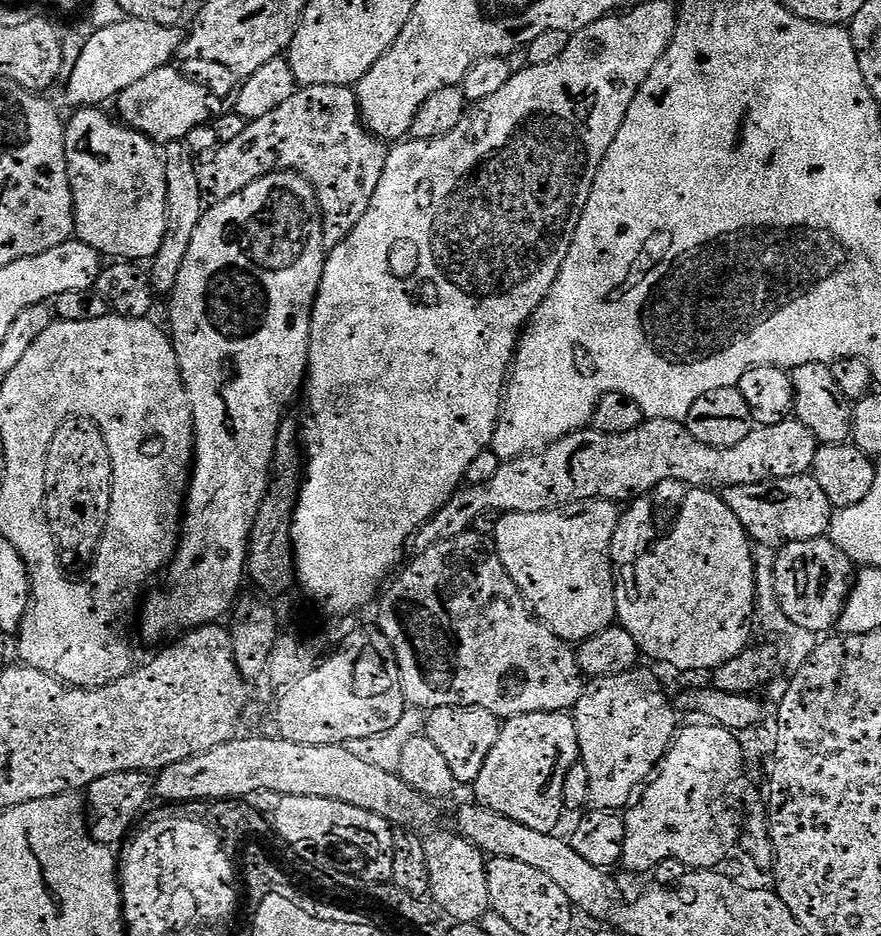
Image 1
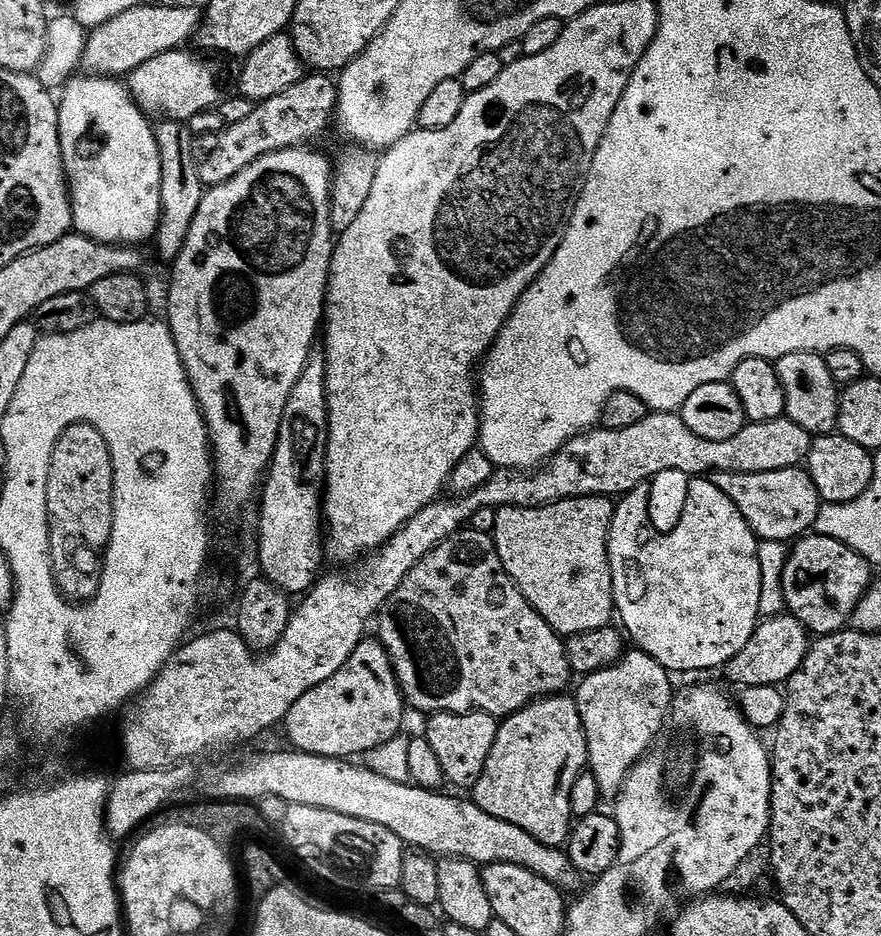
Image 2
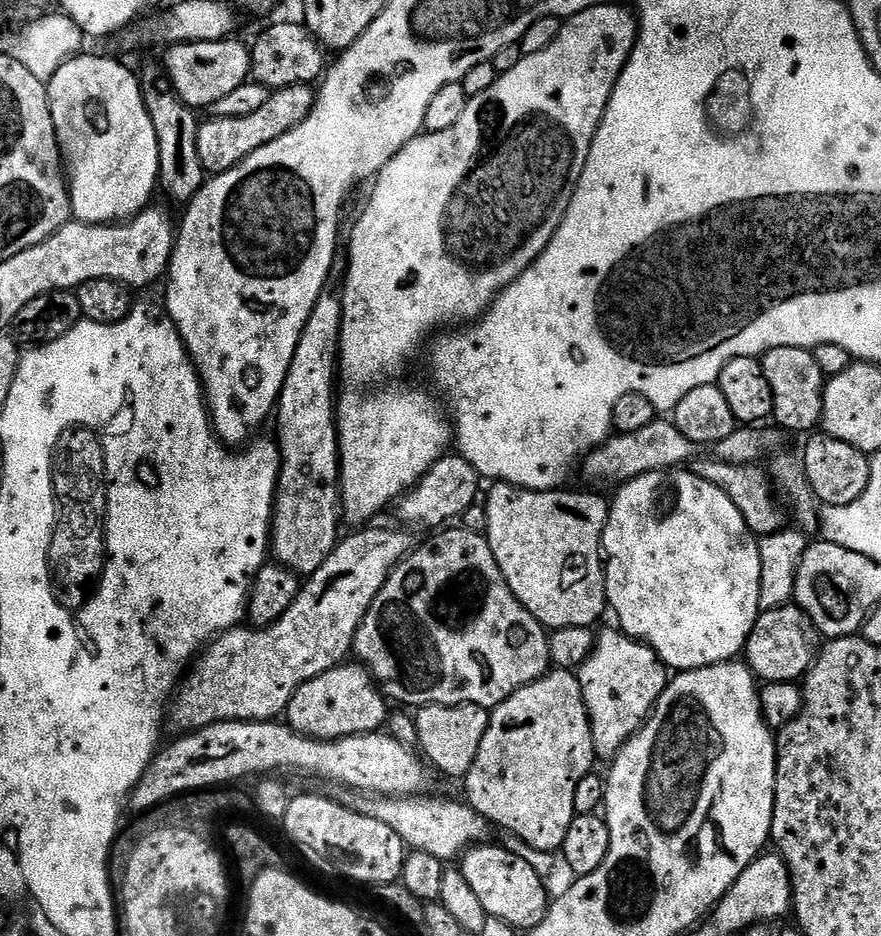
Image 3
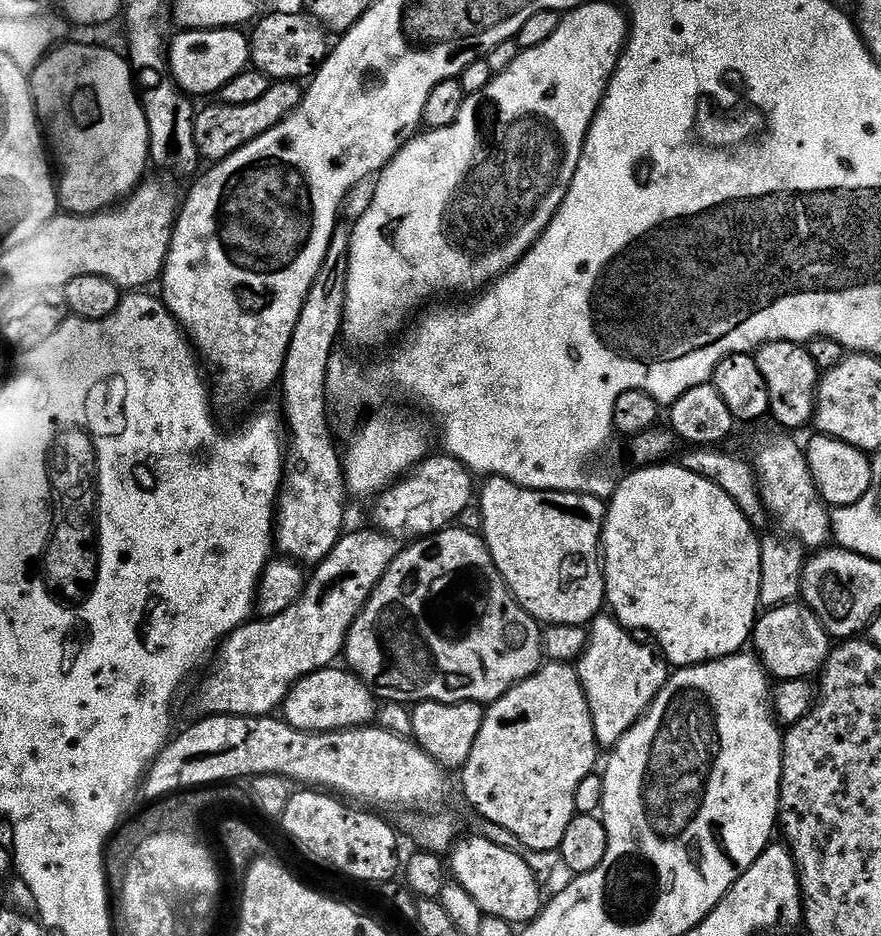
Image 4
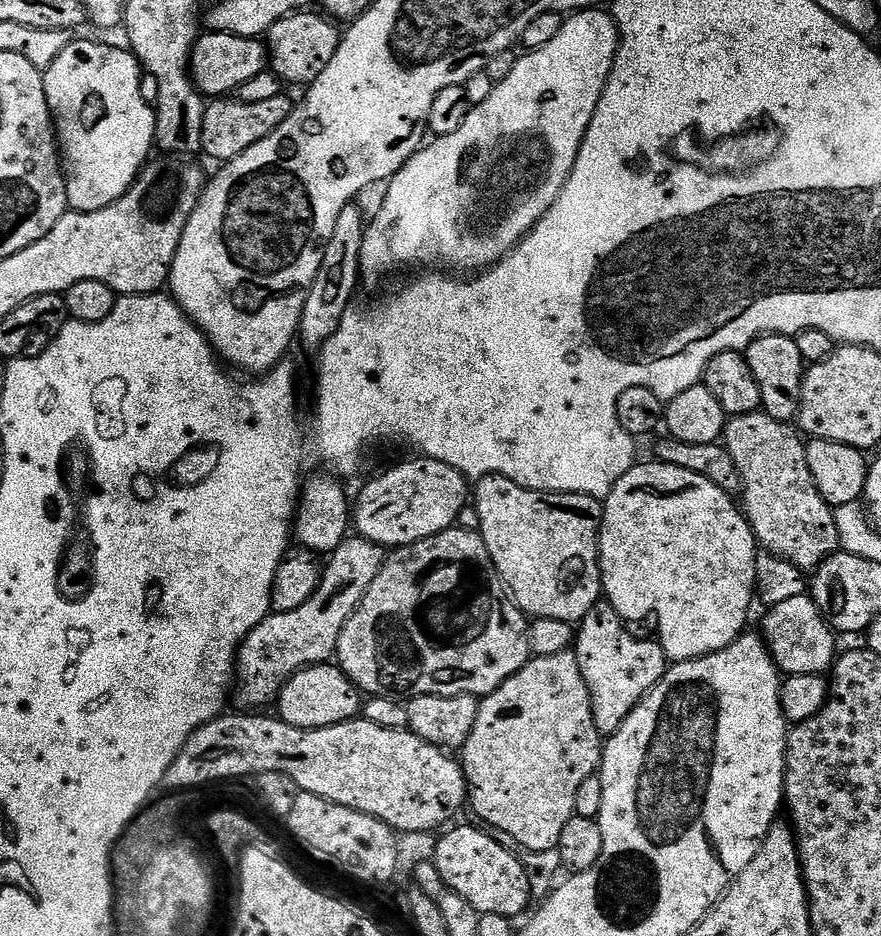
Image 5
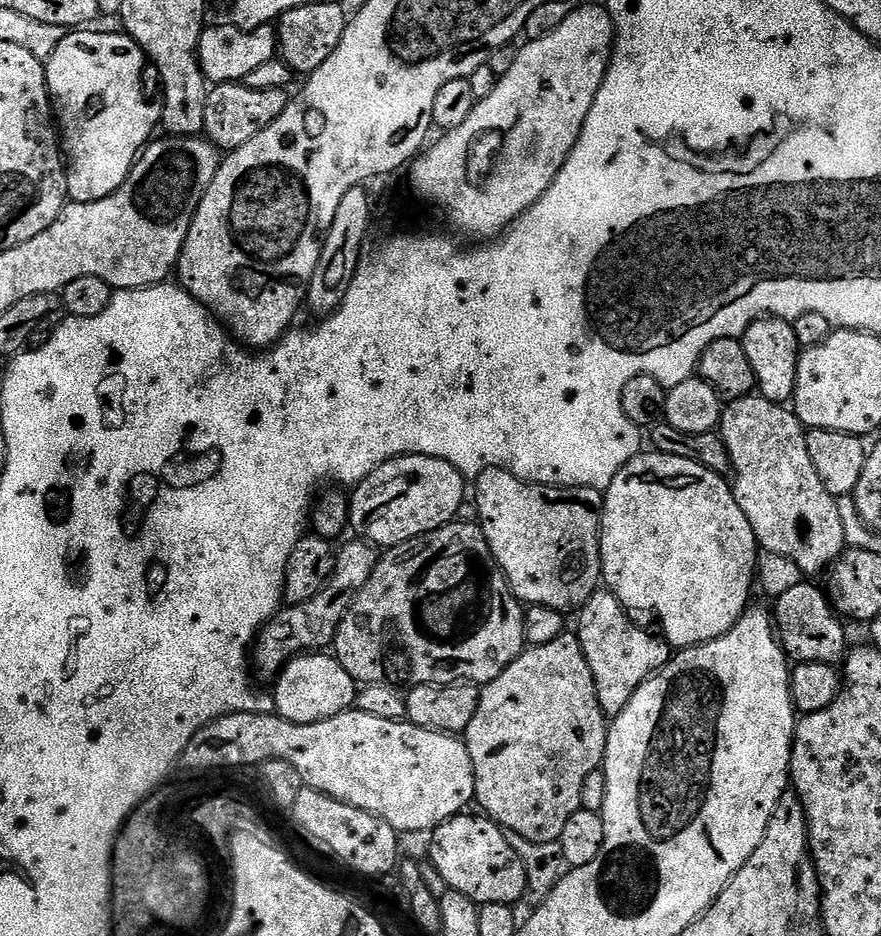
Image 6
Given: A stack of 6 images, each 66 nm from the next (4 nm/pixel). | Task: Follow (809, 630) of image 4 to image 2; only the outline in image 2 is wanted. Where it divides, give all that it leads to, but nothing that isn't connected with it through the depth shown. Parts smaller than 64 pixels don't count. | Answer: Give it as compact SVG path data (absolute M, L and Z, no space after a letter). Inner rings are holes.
M781 614L770 619L761 619L750 642L746 642L740 653L730 663L724 665L722 672L723 675L733 676L736 679L737 689L740 690L754 686L784 686L802 666L809 647L810 633L797 616ZM747 668L753 668L756 672L747 676L744 673Z

